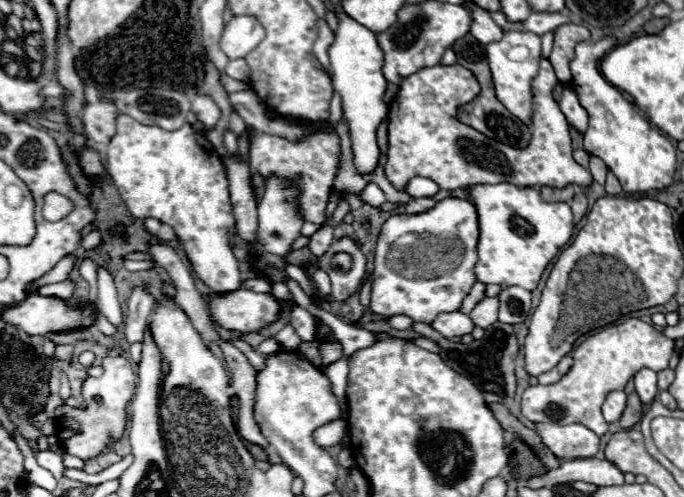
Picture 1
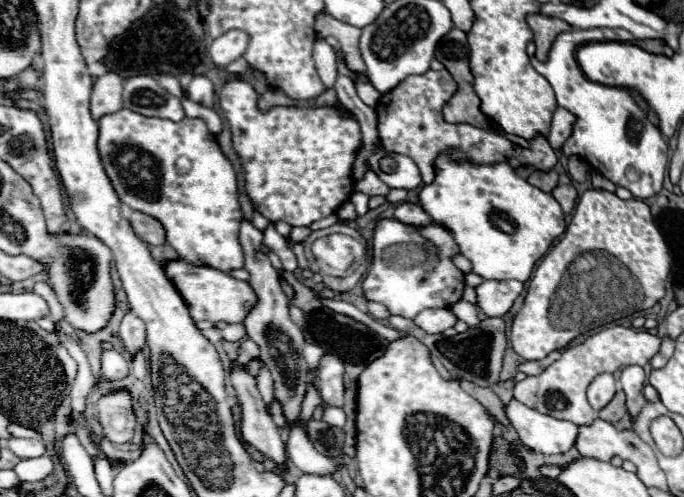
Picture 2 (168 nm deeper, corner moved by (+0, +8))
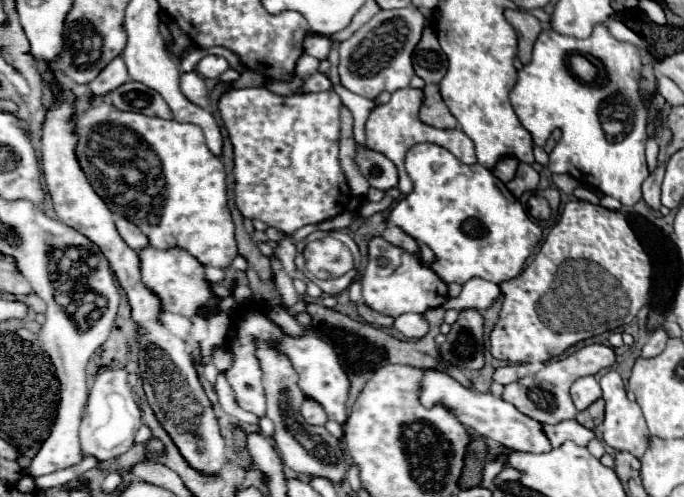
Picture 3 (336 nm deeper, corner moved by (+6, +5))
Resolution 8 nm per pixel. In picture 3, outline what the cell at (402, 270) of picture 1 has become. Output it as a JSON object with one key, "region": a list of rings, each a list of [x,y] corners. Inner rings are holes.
{"region":[[[381,237],[371,239],[369,263],[363,273],[363,301],[367,307],[399,317],[403,313],[425,313],[427,309],[443,305],[447,297],[447,285],[427,265],[421,265],[417,255],[409,255]]]}

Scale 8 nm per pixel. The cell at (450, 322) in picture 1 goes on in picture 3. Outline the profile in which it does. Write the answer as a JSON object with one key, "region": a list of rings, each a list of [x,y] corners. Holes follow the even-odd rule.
{"region":[[[403,313],[395,319],[393,327],[407,339],[421,339],[429,327],[427,327],[427,321],[423,315],[417,315],[417,313]]]}

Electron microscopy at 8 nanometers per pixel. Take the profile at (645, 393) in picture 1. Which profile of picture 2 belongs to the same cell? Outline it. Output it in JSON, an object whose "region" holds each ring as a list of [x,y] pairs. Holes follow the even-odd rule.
{"region":[[[627,366],[621,374],[621,384],[627,394],[627,410],[631,416],[637,416],[643,404],[647,402],[643,398],[643,386],[647,380],[647,372],[643,366]]]}

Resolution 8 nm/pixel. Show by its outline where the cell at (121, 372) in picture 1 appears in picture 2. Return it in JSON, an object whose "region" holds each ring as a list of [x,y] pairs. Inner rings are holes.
{"region":[[[105,350],[101,354],[101,372],[103,372],[103,378],[109,382],[123,380],[129,374],[129,362],[121,352]]]}

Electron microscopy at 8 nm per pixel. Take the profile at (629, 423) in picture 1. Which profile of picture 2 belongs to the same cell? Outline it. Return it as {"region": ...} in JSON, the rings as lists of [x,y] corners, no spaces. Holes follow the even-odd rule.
{"region":[[[617,390],[615,398],[599,412],[599,418],[601,420],[607,420],[607,422],[619,422],[623,416],[627,416],[627,406],[625,406],[625,396],[623,396],[623,390]]]}

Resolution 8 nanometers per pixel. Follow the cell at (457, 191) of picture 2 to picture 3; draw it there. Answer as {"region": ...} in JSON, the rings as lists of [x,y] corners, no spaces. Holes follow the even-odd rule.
{"region":[[[421,143],[421,145],[413,145],[413,147],[407,151],[405,171],[407,171],[407,175],[409,175],[411,181],[413,181],[413,191],[411,191],[407,197],[403,197],[403,199],[391,209],[391,213],[389,213],[389,217],[387,217],[387,223],[397,225],[397,227],[399,227],[401,231],[405,231],[409,237],[413,237],[413,239],[419,241],[419,243],[425,243],[425,245],[433,251],[435,261],[429,263],[429,267],[431,267],[445,283],[459,283],[459,285],[463,285],[463,283],[467,283],[471,277],[481,277],[481,279],[487,279],[487,281],[493,281],[493,283],[501,283],[501,281],[513,279],[513,277],[517,277],[517,275],[521,273],[521,269],[525,267],[523,263],[527,261],[527,257],[533,253],[533,249],[537,247],[537,243],[539,243],[539,239],[541,239],[541,227],[527,215],[527,209],[503,187],[503,183],[501,183],[489,169],[485,169],[485,167],[479,165],[479,163],[475,163],[475,165],[463,165],[455,155],[451,155],[449,151],[445,151],[443,147],[437,147],[437,145],[433,145],[433,143]]]}

